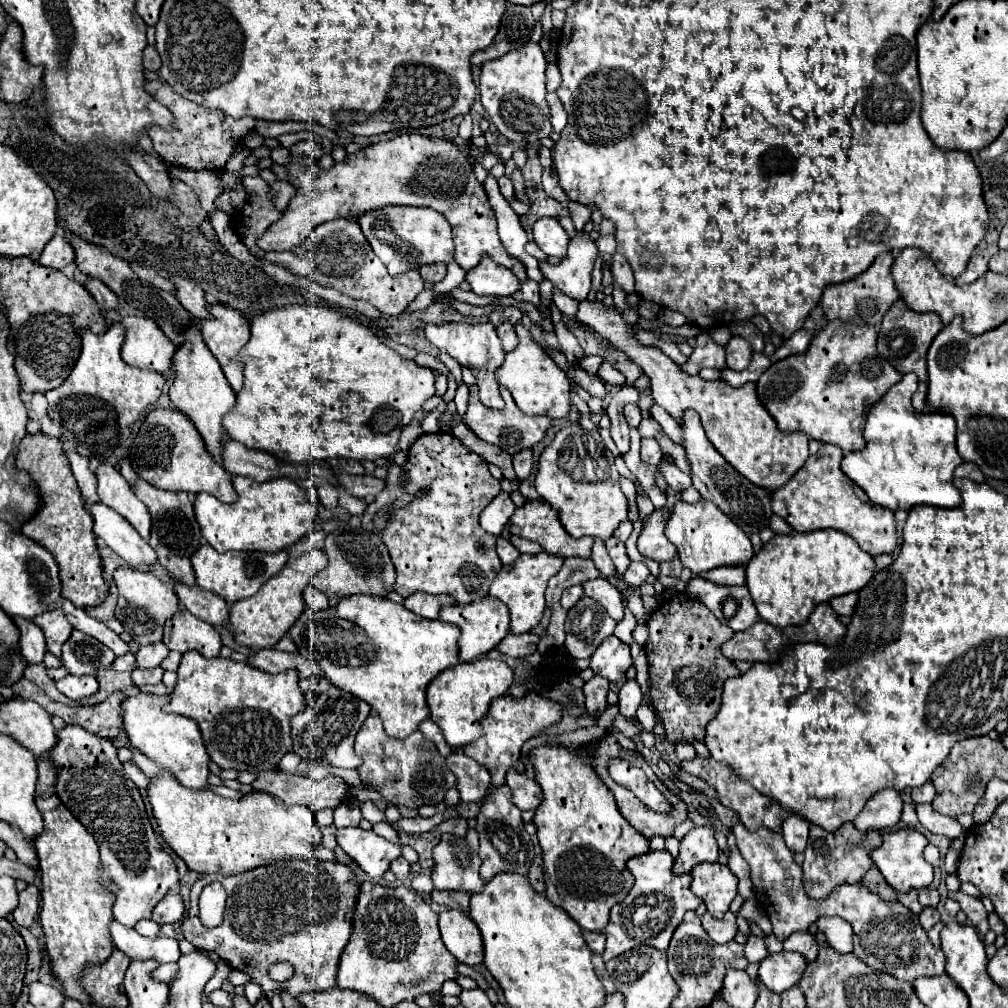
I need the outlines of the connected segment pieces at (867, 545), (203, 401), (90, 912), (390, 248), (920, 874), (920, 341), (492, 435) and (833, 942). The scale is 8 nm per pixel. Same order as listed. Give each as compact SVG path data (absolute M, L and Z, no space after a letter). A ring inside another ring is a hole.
M822 444L818 454L808 456L806 464L782 486L772 492L772 510L782 516L796 532L812 532L820 528L836 528L858 540L860 548L878 554L892 554L898 546L894 514L888 508L872 504L860 486L856 486L840 470L842 450Z
M196 324L194 328L188 328L186 334L188 334L188 338L184 340L182 348L178 348L174 352L174 358L172 358L176 378L174 378L174 384L170 386L170 400L196 426L198 434L202 436L202 440L206 444L208 454L214 456L216 460L220 460L222 450L224 450L224 440L226 440L220 422L234 408L236 394L230 388L230 384L226 382L226 376L224 376L220 364L216 362L216 358L204 344L204 340L200 336L200 326Z
M40 758L38 760L38 786L36 786L36 806L44 818L44 832L36 836L34 846L40 860L40 924L44 930L44 944L52 968L54 982L62 988L66 998L74 998L84 1006L90 1004L90 996L82 986L82 976L88 966L104 964L112 956L110 924L114 894L106 884L98 880L100 874L100 854L98 844L90 832L74 818L74 814L60 802L54 792L56 770L54 766Z
M384 206L376 212L366 212L358 218L360 228L370 242L374 254L382 260L392 276L420 268L432 262L448 264L454 256L454 244L448 220L432 208L412 208L412 206Z
M898 828L898 830L888 830L882 834L882 846L872 850L872 862L876 864L876 868L882 872L882 876L886 878L886 882L896 890L896 892L908 892L910 888L916 890L924 890L932 884L934 878L934 870L932 866L924 860L924 848L928 846L928 838L914 830L914 828Z
M896 300L892 308L884 314L880 334L878 334L878 352L902 374L902 372L914 372L920 382L928 382L926 374L926 352L934 340L934 336L942 330L942 322L936 314L922 314L910 310L904 300Z
M474 384L470 388L470 404L468 404L468 410L464 414L464 424L480 440L494 444L494 446L498 446L500 450L504 450L508 454L516 454L516 452L520 452L524 448L532 448L534 444L538 444L544 438L544 434L546 434L546 430L550 426L550 418L548 416L528 416L528 414L524 414L516 406L516 402L512 400L512 396L510 396L510 392L506 388L502 388L502 398L506 402L506 408L504 410L484 408L484 404L480 404L480 400L478 400L478 388Z
M822 916L816 924L830 946L834 946L838 952L852 952L852 926L846 920L838 916Z

